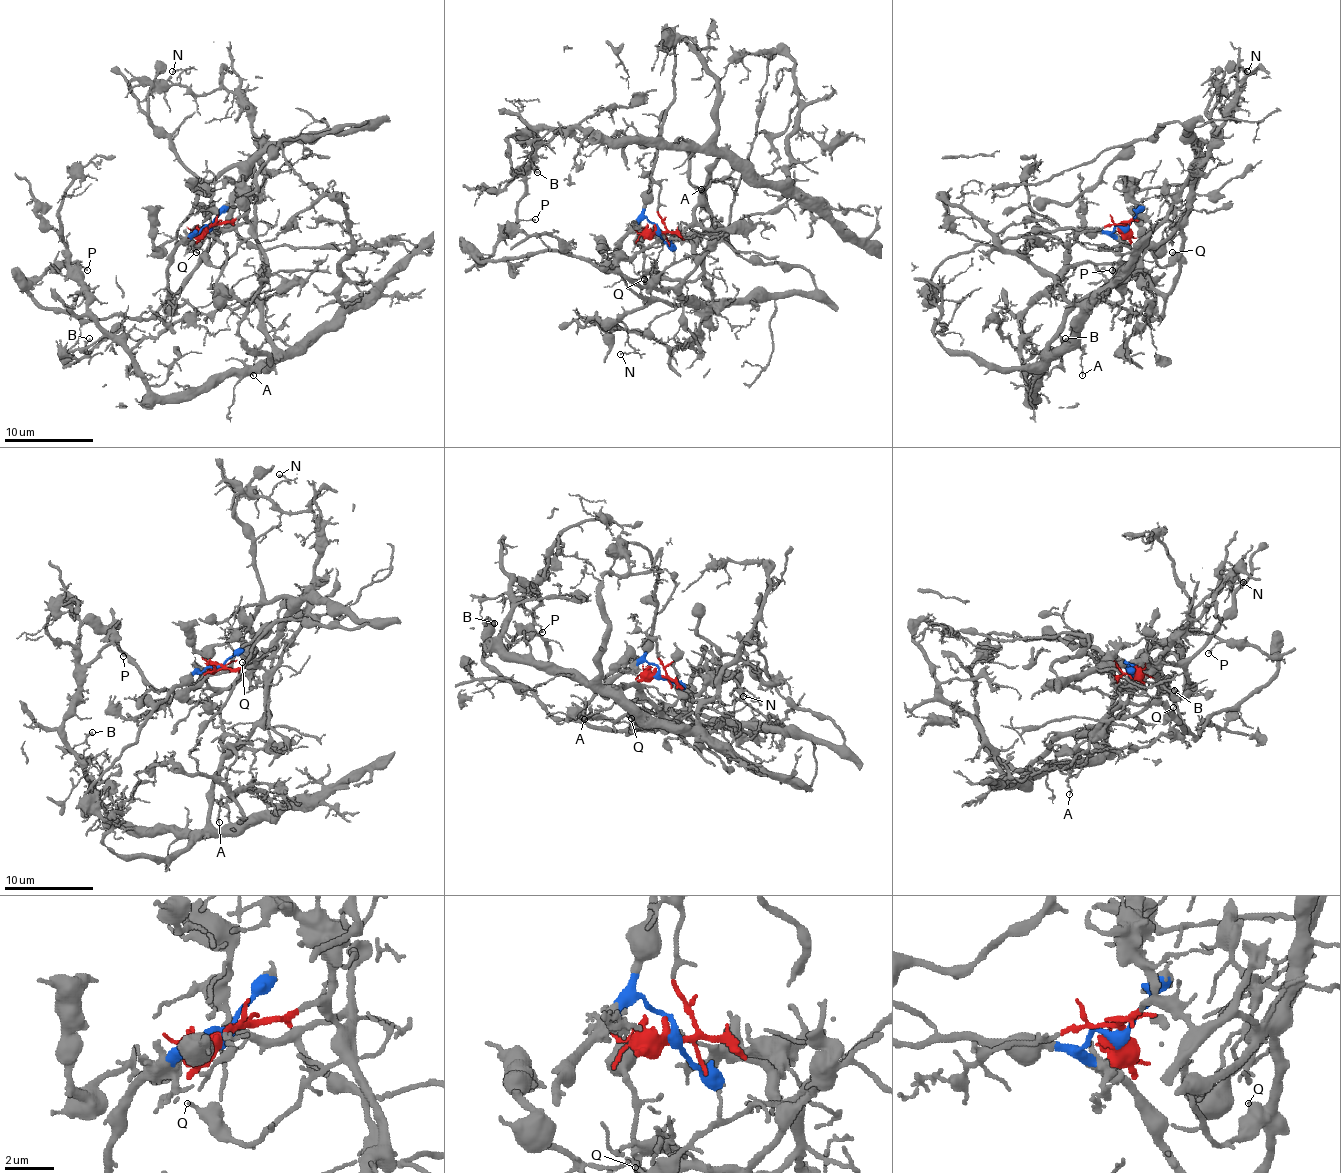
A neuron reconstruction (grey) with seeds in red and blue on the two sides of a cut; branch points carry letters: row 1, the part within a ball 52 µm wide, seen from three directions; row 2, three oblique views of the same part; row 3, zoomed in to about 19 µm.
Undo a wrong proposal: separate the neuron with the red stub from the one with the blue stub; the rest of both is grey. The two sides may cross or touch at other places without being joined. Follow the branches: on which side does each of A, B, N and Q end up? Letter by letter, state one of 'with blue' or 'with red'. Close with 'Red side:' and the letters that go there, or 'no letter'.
A: with red
B: with red
N: with red
Q: with red
Red side: A, B, N, Q

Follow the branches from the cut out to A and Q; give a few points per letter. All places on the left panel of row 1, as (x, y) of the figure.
A: (208, 227), (241, 216), (266, 263), (261, 331), (281, 351), (288, 347), (266, 340), (253, 376)
Q: (208, 227), (230, 223), (241, 216), (250, 223), (250, 236), (217, 267), (195, 251)

